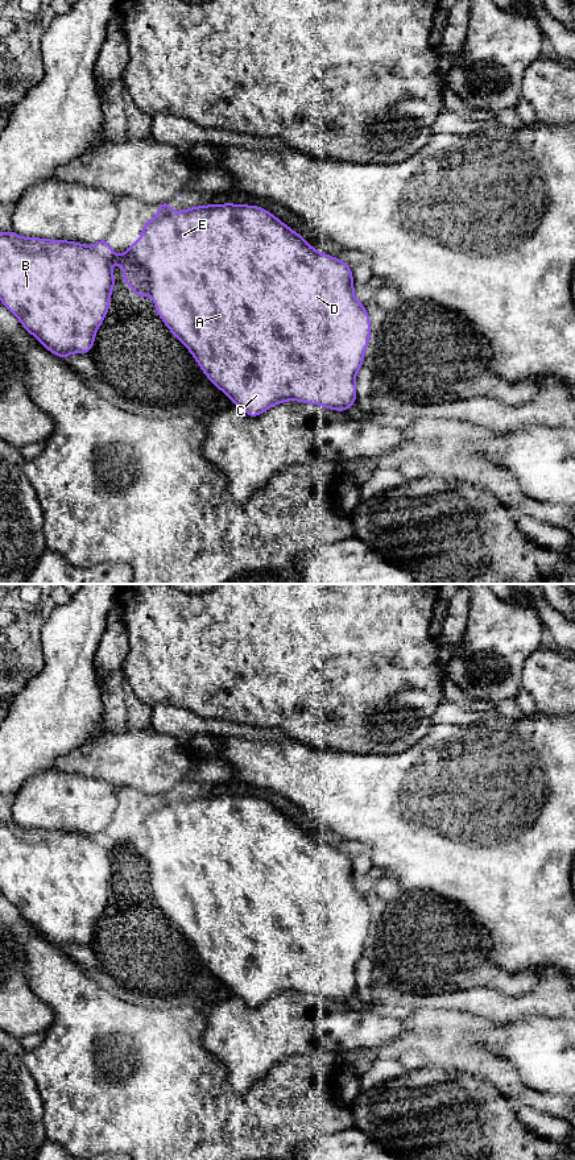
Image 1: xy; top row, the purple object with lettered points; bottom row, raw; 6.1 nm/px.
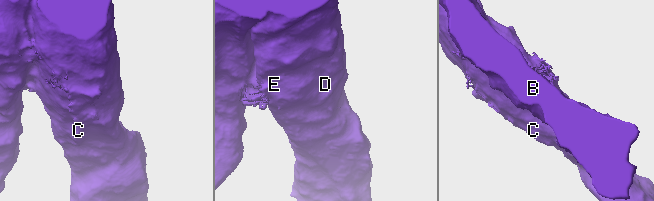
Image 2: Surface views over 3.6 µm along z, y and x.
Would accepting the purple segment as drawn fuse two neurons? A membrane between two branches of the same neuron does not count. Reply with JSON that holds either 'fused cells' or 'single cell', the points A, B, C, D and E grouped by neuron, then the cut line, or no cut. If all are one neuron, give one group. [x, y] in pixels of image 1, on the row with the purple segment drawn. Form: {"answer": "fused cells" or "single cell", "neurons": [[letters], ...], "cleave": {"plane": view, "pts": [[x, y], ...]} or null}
{"answer": "fused cells", "neurons": [["A", "C", "D", "E"], ["B"]], "cleave": {"plane": "xy", "pts": [[90, 247], [107, 260]]}}

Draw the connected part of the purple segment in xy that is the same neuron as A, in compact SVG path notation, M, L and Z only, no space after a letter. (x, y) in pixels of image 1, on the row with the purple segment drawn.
M167 200L157 207L156 218L141 227L144 235L124 254L112 254L107 236L91 248L124 268L123 282L135 289L131 295L154 298L157 314L193 353L212 385L252 418L285 401L348 411L356 402L356 373L371 336L369 315L353 294L351 266L318 252L303 236L257 206L207 204L171 212Z

